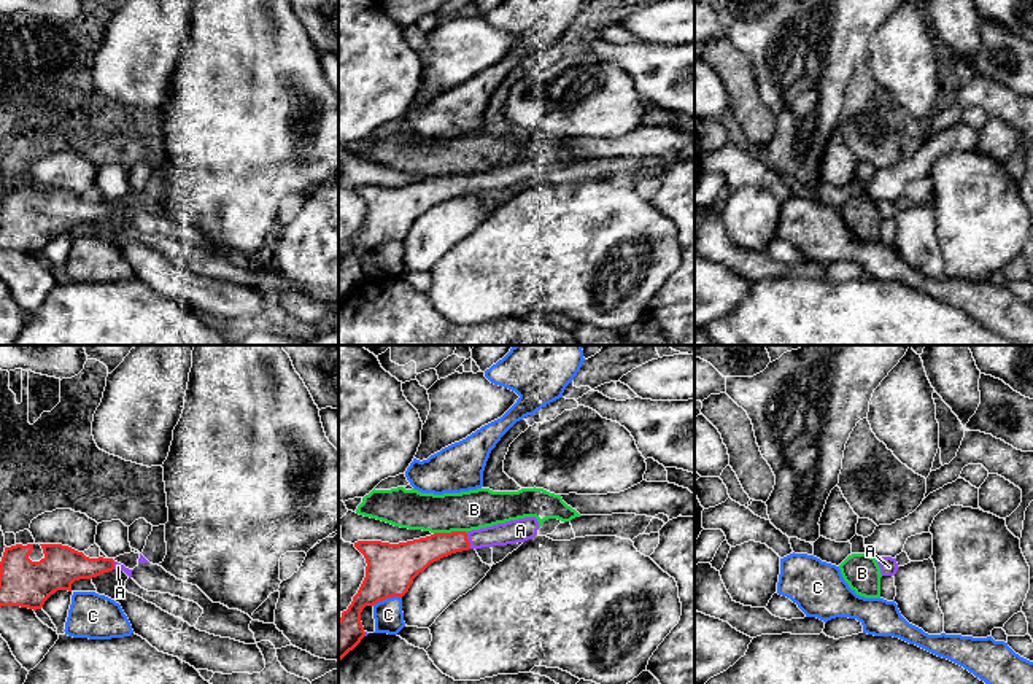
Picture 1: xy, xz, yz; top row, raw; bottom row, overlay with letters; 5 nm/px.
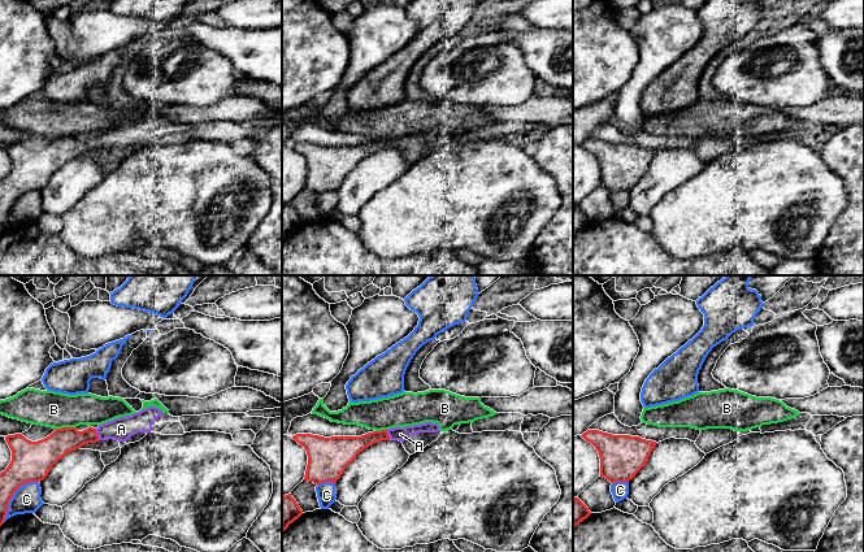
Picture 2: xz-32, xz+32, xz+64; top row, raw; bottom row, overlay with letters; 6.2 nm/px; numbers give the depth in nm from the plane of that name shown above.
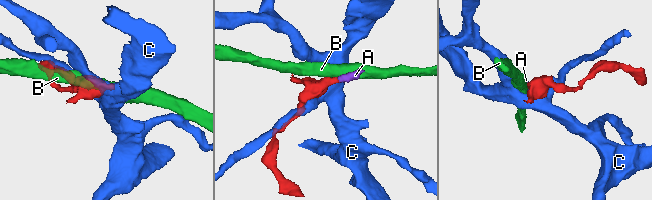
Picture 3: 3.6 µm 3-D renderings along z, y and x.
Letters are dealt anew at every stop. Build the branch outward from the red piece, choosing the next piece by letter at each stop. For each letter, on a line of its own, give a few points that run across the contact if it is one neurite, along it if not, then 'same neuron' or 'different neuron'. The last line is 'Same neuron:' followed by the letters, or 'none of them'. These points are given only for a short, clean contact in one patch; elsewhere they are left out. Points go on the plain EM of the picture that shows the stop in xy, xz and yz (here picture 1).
A: line xz (421, 196), (439, 188), (468, 185), (512, 175); same neuron
B: line xz (466, 175), (434, 177); different neuron
C: different neuron
Same neuron: A

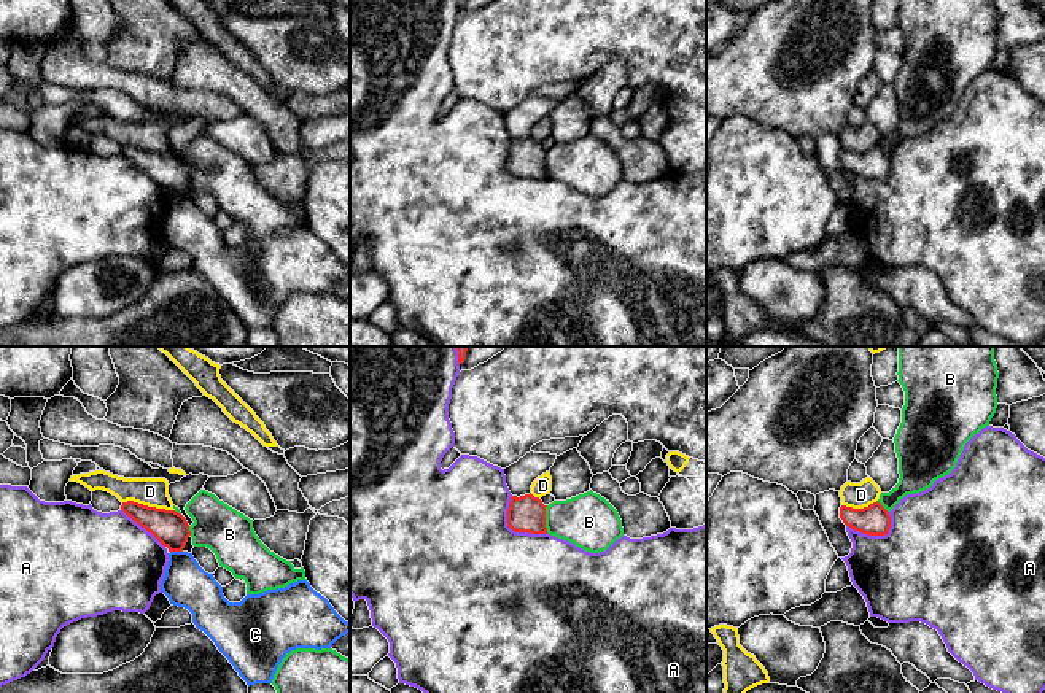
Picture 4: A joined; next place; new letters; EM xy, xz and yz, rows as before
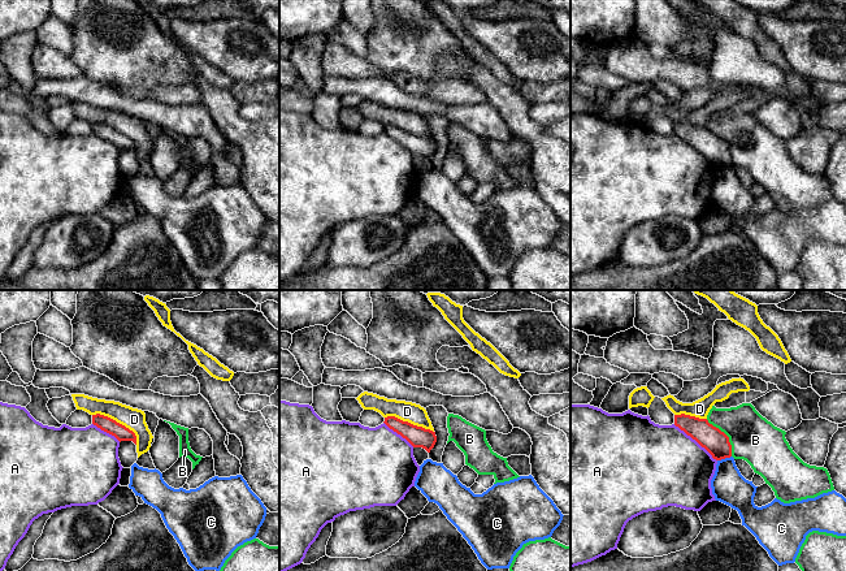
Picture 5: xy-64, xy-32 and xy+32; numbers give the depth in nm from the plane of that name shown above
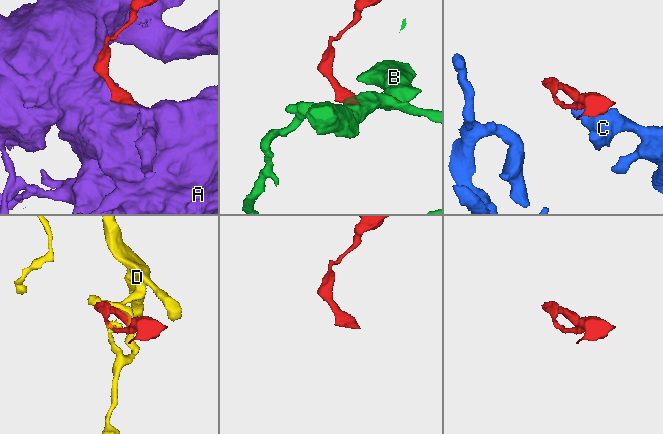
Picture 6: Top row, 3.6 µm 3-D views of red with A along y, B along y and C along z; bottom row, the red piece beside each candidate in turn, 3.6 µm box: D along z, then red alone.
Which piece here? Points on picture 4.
A: different neuron
B: line xz (547, 150), (546, 177); different neuron
C: line xy (170, 194), (182, 196); different neuron
D: different neuron
Same neuron: none of them

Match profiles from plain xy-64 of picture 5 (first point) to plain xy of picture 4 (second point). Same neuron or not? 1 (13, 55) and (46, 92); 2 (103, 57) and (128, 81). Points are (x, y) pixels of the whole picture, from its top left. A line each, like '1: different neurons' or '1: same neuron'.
1: different neurons
2: different neurons

